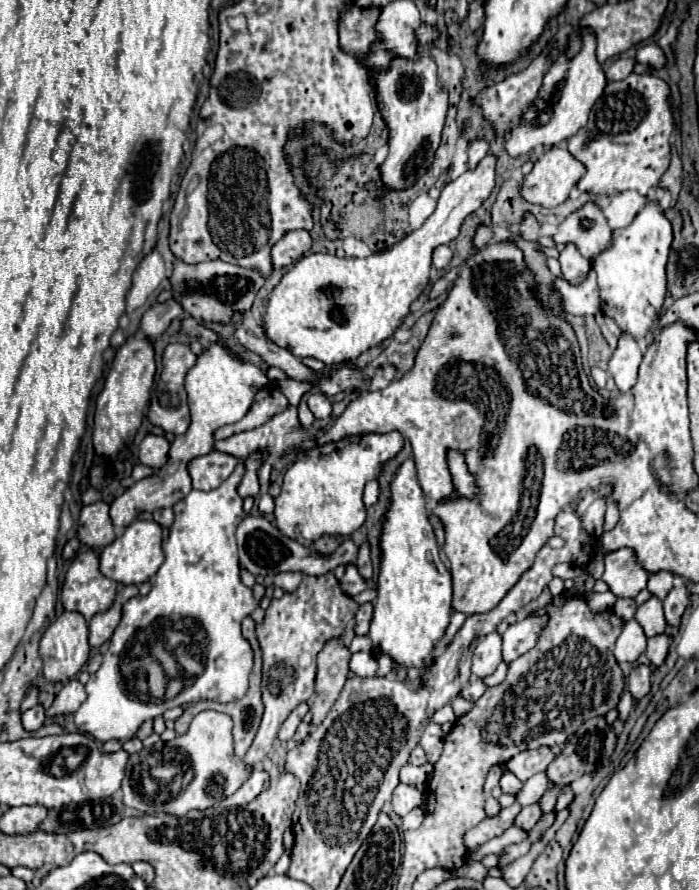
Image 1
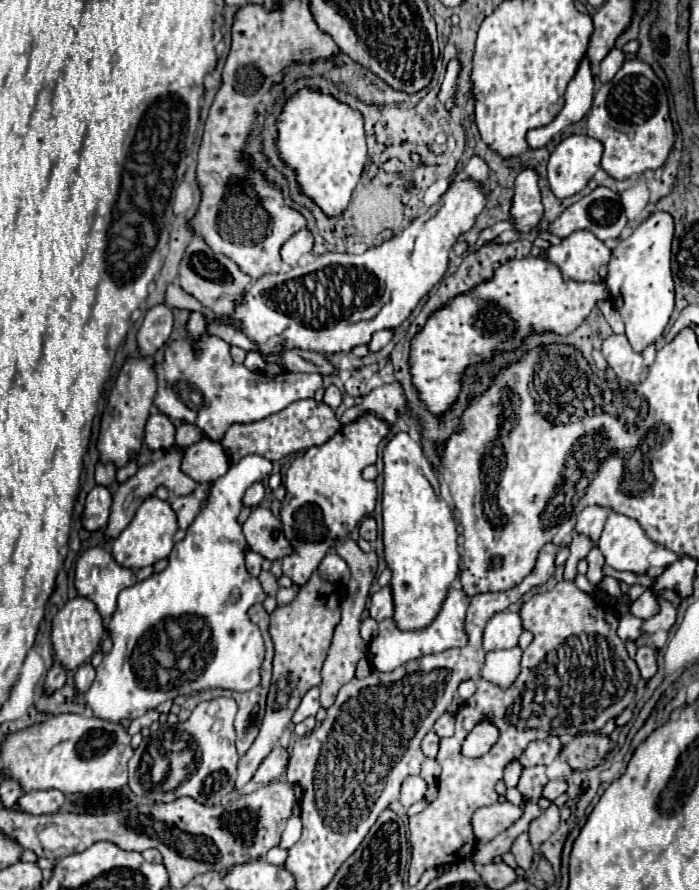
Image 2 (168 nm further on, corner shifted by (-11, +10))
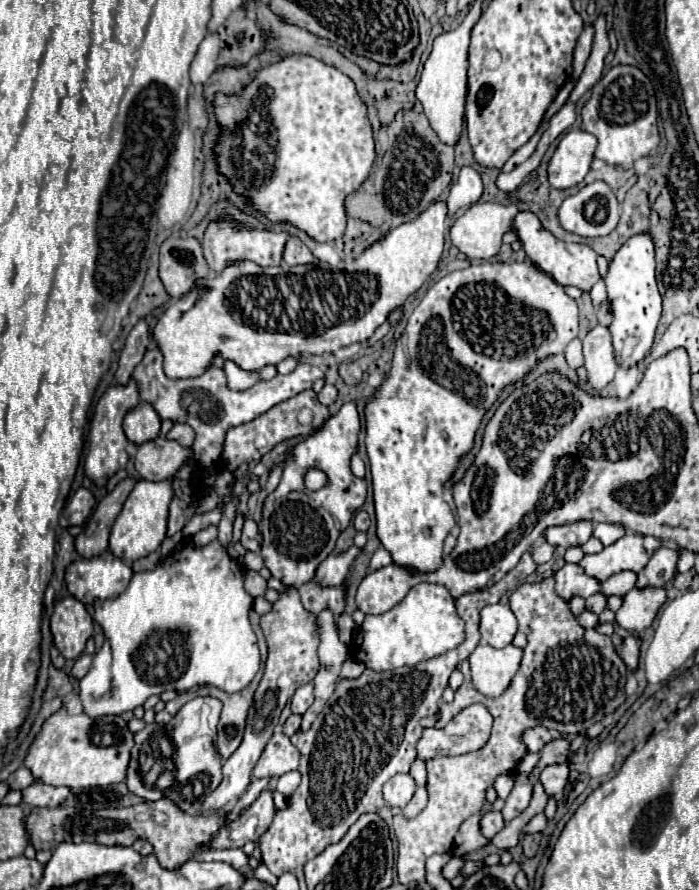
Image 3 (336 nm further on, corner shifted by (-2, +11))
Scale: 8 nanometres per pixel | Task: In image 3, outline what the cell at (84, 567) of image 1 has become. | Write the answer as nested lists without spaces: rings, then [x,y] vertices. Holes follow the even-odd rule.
[[[105,551],[91,559],[77,559],[65,571],[65,583],[73,597],[91,607],[99,599],[111,599],[125,591],[133,571],[127,563]]]

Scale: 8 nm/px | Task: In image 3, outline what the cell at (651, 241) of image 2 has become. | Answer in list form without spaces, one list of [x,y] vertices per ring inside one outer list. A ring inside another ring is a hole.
[[[637,233],[629,237],[613,255],[603,281],[607,285],[613,313],[609,331],[613,335],[615,357],[623,367],[631,367],[649,353],[661,317],[661,295],[655,281],[655,245],[651,233]]]

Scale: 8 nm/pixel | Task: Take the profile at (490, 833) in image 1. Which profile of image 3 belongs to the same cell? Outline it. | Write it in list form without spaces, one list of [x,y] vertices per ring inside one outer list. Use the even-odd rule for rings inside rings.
[[[487,811],[487,813],[483,813],[483,817],[481,817],[481,821],[479,821],[481,833],[483,833],[487,839],[493,839],[493,835],[503,829],[503,825],[505,825],[505,821],[503,821],[503,817],[501,817],[499,811]]]

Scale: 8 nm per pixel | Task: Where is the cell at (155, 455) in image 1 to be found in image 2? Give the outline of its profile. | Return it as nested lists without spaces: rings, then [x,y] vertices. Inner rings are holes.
[[[152,414],[144,428],[144,442],[150,450],[168,452],[174,446],[174,424],[166,414]]]

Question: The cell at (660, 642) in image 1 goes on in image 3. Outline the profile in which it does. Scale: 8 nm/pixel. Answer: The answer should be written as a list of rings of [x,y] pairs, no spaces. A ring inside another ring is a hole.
[[[631,589],[617,611],[617,623],[627,631],[641,633],[653,623],[665,601],[665,589]]]

